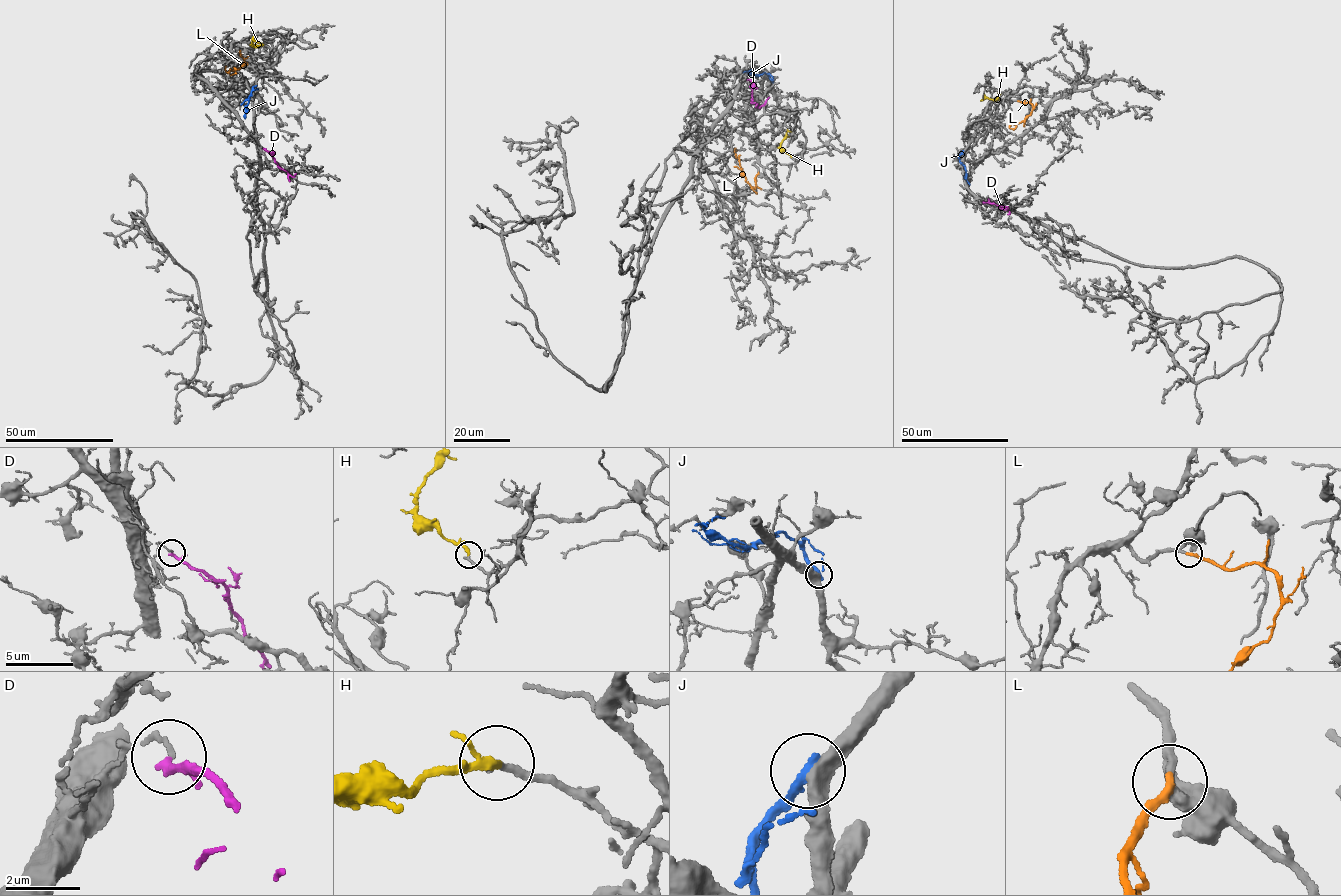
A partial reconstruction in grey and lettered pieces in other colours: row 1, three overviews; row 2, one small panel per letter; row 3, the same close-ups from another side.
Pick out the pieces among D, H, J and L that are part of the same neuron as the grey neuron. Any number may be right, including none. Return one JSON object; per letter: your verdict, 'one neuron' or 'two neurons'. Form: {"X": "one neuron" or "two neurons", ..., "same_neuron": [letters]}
{"D": "two neurons", "H": "one neuron", "J": "two neurons", "L": "one neuron", "same_neuron": ["H", "L"]}

